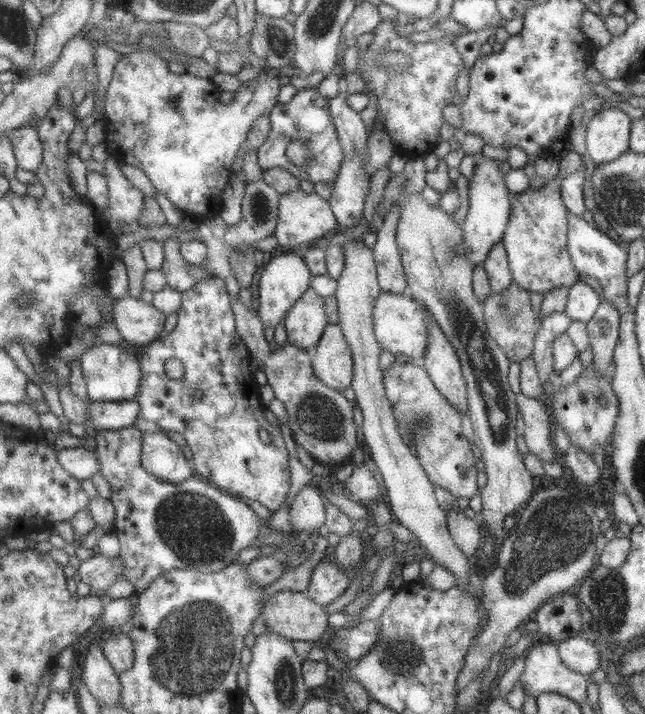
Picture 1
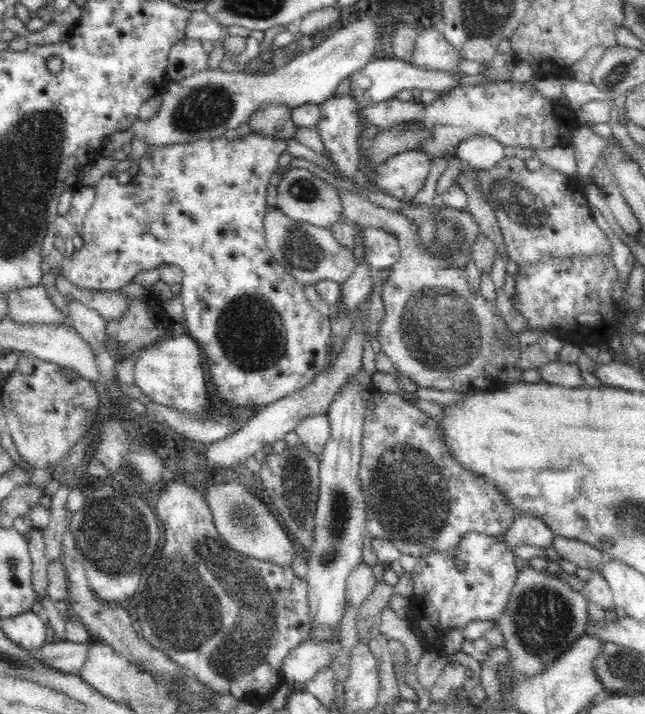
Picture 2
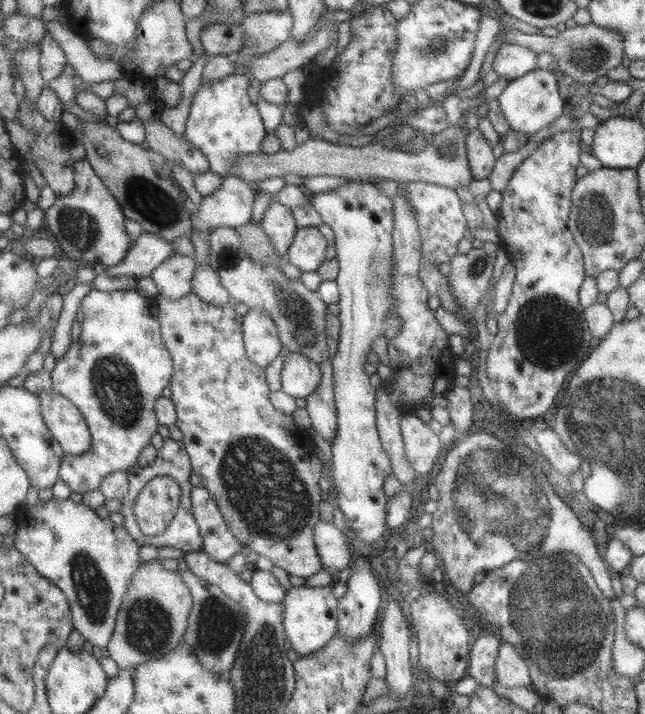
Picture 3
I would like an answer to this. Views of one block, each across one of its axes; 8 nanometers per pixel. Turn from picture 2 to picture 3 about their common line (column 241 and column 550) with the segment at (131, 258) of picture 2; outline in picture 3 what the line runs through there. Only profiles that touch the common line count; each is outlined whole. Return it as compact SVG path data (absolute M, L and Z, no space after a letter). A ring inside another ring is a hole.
M558 132L542 141L532 155L516 167L502 192L502 207L496 215L502 246L506 248L509 262L516 267L516 276L506 311L497 317L499 332L488 354L486 372L500 404L509 414L523 420L542 418L550 410L566 377L591 354L596 341L579 300L579 288L587 275L583 254L566 225L572 210L571 194L578 180L576 168L581 165L582 148L585 147L580 136L570 132Z

